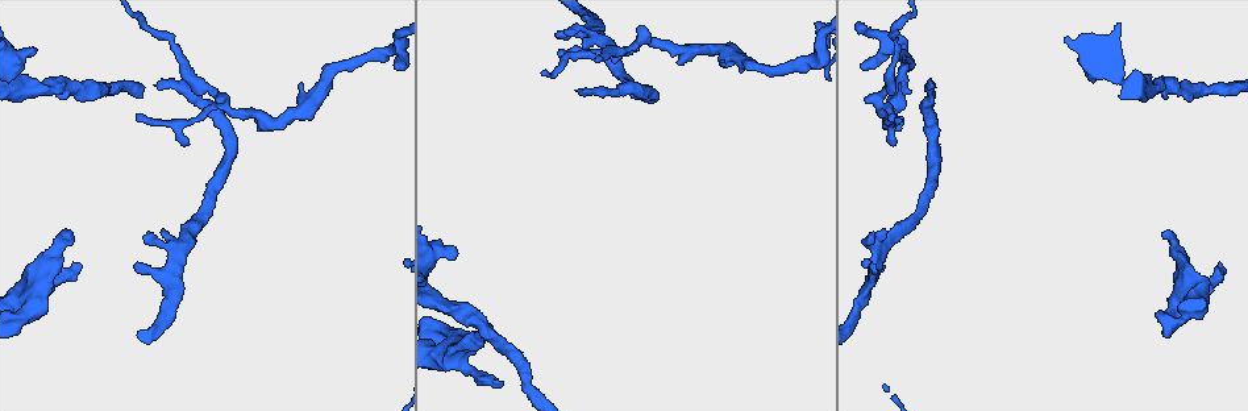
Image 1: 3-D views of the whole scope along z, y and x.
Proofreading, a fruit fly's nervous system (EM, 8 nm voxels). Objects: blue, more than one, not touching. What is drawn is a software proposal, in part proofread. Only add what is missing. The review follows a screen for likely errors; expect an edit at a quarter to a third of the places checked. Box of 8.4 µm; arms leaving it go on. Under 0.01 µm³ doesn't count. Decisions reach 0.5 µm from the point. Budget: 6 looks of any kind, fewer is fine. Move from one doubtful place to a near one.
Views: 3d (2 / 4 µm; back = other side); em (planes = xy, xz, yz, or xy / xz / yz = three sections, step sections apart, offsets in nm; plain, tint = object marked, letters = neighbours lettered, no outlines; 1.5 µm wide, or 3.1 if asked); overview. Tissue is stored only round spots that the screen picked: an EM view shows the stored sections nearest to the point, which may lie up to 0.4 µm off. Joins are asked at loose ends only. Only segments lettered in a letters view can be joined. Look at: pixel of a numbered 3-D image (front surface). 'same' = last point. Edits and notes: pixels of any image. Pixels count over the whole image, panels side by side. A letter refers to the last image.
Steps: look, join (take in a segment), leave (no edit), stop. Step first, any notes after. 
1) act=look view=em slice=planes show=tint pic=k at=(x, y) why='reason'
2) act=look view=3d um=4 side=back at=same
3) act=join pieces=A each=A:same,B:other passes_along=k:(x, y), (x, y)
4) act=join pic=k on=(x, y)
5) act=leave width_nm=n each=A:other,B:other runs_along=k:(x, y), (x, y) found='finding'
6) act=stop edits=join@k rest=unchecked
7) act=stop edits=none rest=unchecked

act=look view=em slice=planes show=letters pic=1 at=(155, 86)

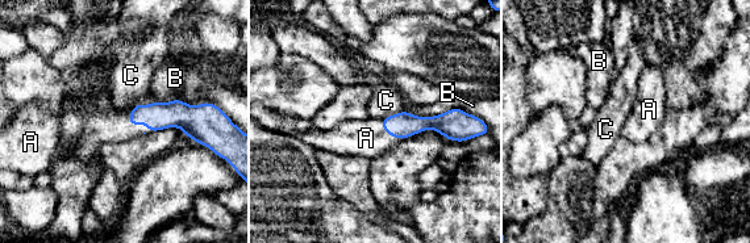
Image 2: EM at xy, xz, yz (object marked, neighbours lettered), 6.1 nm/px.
act=join pieces=A each=A:same,B:other,C:other passes_along=2:(158, 116), (136, 124), (113, 126) found='it goes on there'

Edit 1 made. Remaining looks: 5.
act=look view=em slice=xy step=4 show=letters pic=1 at=(35, 48) why='thick end'

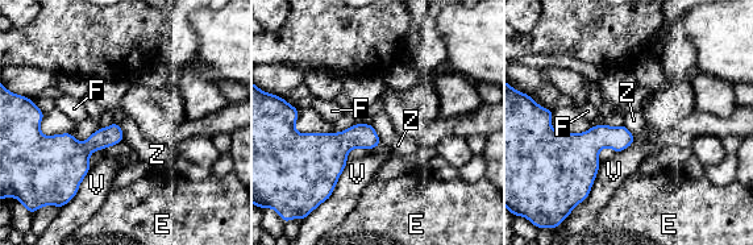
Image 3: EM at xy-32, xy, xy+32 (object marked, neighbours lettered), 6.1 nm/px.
act=leave each=E:other,F:other,V:other,Z:other border=3:(370, 124), (381, 144) found='no lettered segment goes on from it'

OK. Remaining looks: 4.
act=look view=em slice=xy step=4 show=letters pic=1 at=(65, 235) why='branch stops here'

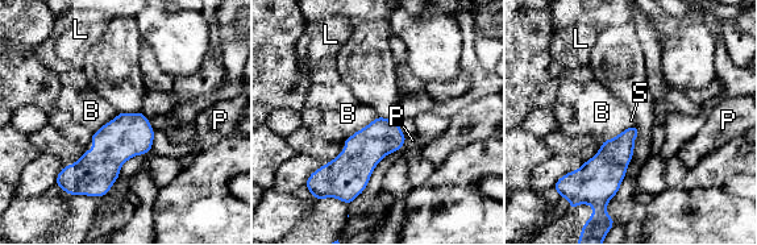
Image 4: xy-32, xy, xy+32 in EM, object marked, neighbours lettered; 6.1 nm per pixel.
act=leave each=B:other,L:other,P:other,S:other border=4:(154, 132), (154, 140), (149, 152) found='none of them fits'

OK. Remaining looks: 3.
act=stop edits=join@2 rest=unchecked

